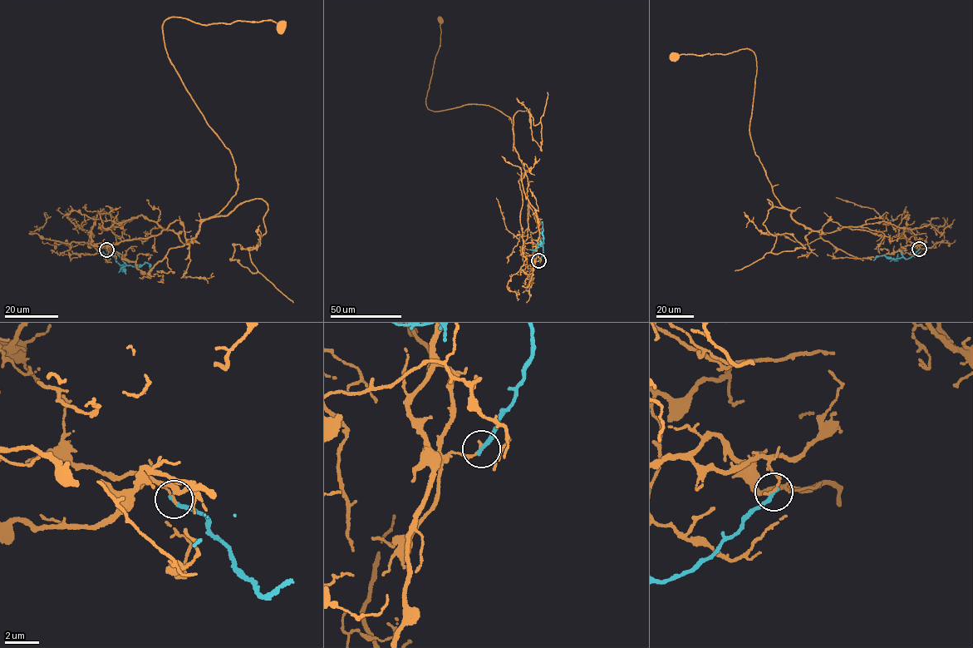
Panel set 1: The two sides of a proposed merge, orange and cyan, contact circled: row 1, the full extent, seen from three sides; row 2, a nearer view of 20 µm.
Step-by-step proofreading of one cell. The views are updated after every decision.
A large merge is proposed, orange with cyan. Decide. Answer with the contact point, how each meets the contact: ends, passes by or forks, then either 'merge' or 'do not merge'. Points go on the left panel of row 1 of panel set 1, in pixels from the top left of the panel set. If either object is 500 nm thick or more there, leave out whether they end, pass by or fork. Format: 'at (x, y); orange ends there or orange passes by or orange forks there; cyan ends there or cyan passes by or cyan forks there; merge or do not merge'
at (106, 249); orange ends there; cyan ends there; do not merge

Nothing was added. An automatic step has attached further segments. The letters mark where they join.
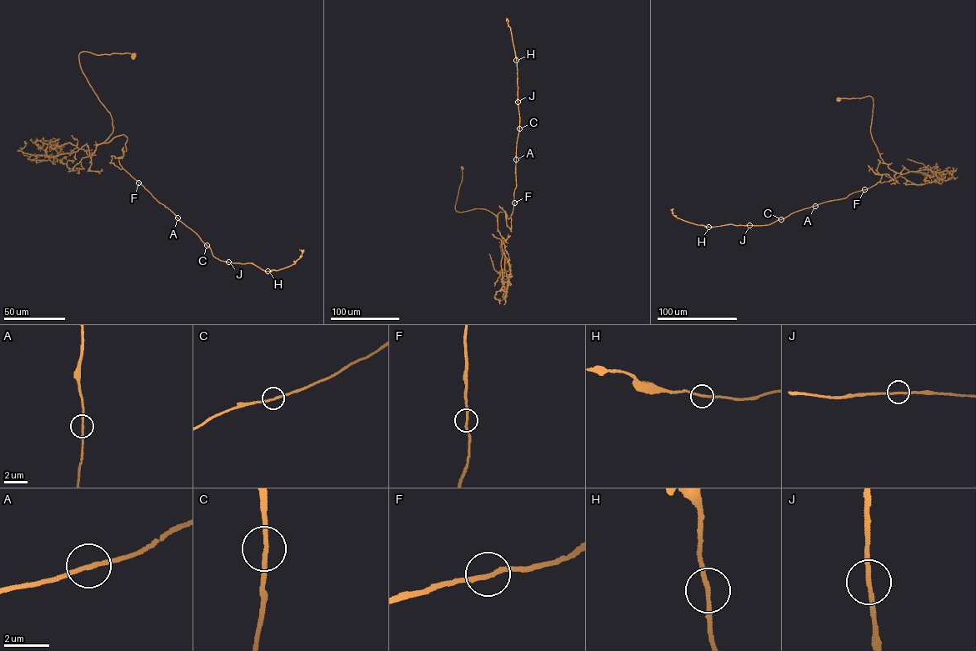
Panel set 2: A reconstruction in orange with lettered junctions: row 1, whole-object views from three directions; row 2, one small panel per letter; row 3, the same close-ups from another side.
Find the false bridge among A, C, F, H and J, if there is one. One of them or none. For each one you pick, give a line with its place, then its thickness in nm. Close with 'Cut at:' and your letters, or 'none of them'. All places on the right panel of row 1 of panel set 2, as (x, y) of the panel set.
Cut at: none of them

